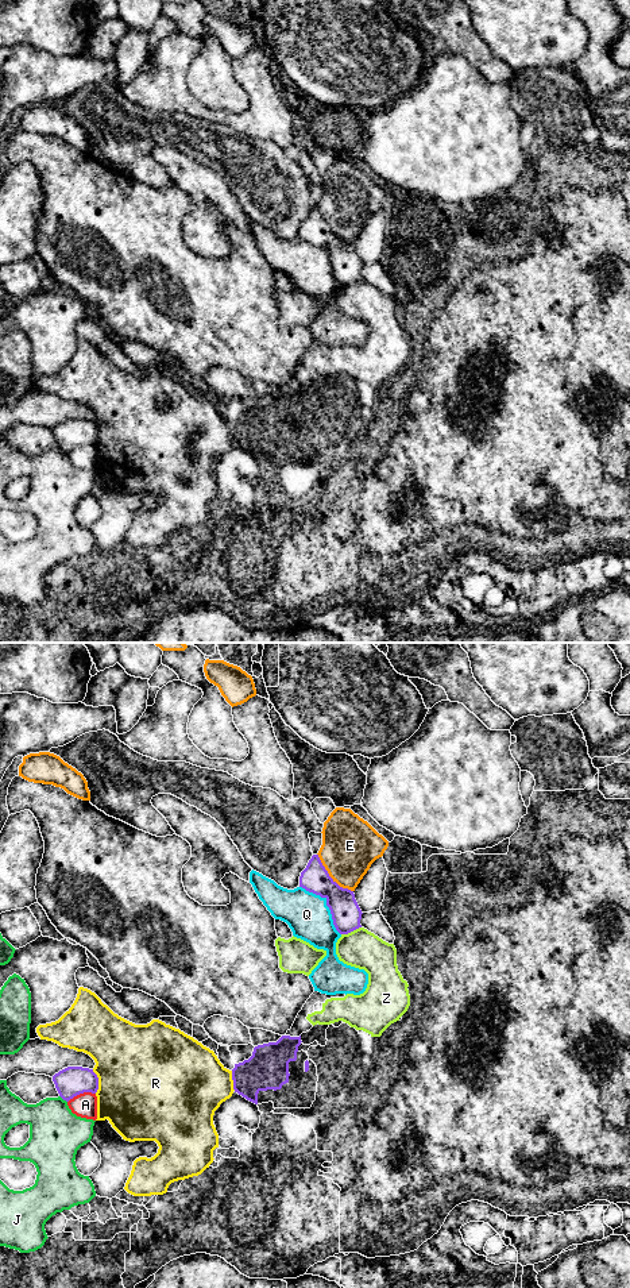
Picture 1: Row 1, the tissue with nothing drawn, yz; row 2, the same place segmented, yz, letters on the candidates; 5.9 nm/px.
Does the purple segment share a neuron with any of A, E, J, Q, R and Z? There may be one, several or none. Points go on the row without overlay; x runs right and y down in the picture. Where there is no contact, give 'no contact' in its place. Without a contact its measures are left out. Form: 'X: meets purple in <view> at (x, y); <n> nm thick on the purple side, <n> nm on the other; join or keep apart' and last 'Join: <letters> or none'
A: meets purple in yz at (81, 444); 180 nm thick on the purple side, 140 nm on the other; keep apart
E: meets purple in yz at (329, 228); 180 nm thick on the purple side, 340 nm on the other; keep apart
J: meets purple in yz at (64, 451); 180 nm thick on the purple side, 320 nm on the other; keep apart
Q: meets purple in yz at (327, 257); 180 nm thick on the purple side, 260 nm on the other; keep apart
R: meets purple in yz at (97, 434); 180 nm thick on the purple side, 500 nm on the other; keep apart
Z: meets purple in yz at (351, 282); 180 nm thick on the purple side, 220 nm on the other; keep apart
Join: none

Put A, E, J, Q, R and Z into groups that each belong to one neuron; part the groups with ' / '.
A / E Q / J / R / Z

